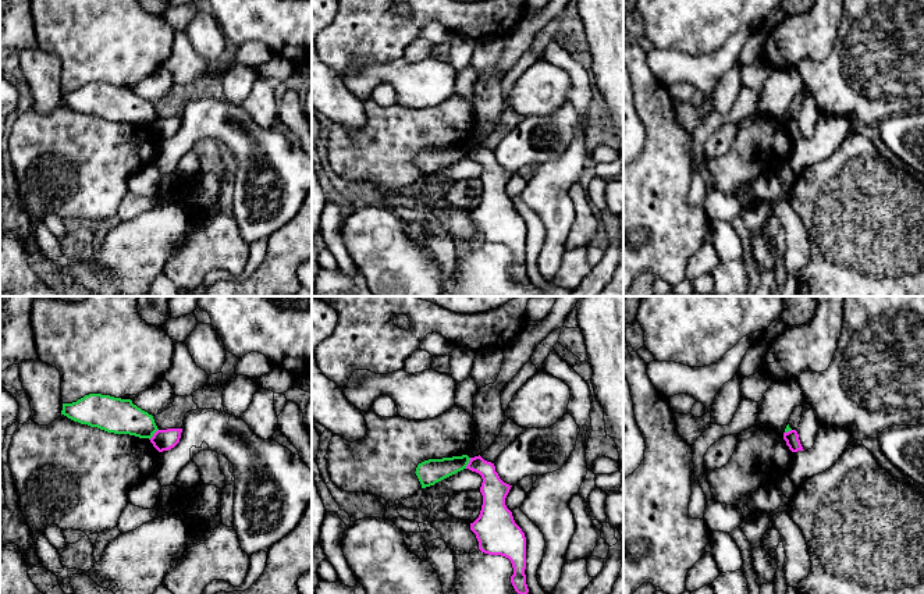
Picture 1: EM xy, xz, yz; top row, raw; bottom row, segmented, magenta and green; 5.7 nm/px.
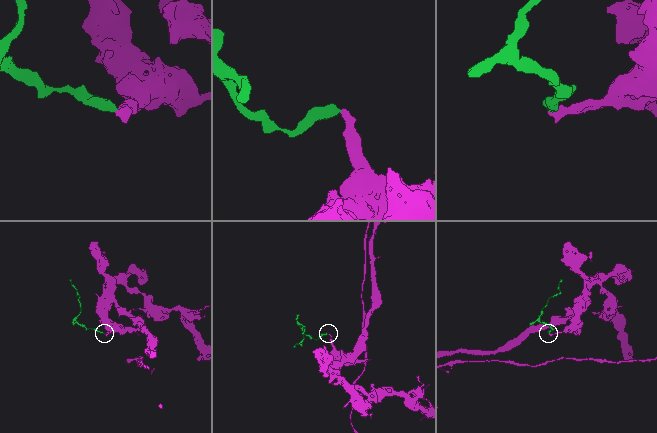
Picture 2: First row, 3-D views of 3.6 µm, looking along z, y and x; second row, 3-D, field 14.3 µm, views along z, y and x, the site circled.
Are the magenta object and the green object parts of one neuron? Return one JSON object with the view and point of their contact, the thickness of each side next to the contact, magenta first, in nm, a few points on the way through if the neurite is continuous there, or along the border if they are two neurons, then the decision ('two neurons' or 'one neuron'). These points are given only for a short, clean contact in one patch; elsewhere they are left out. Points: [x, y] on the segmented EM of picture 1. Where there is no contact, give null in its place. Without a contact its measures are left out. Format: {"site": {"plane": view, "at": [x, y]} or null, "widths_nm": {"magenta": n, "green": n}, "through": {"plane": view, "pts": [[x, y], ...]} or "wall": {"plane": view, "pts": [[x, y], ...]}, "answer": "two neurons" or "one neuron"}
{"site": {"plane": "xz", "at": [468, 463]}, "widths_nm": {"magenta": 150, "green": 140}, "wall": {"plane": "xz", "pts": [[471, 458], [465, 468]]}, "answer": "two neurons"}

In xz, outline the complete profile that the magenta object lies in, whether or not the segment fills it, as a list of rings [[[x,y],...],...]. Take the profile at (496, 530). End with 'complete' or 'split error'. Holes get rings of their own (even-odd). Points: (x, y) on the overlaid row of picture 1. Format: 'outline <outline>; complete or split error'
outline [[[480,455],[470,458],[466,469],[481,476],[480,492],[483,505],[479,517],[470,523],[476,534],[479,549],[488,555],[501,555],[511,561],[513,575],[511,583],[518,594],[527,594],[526,584],[526,537],[515,523],[512,512],[505,505],[505,498],[512,485],[504,483],[495,466]]]; complete

